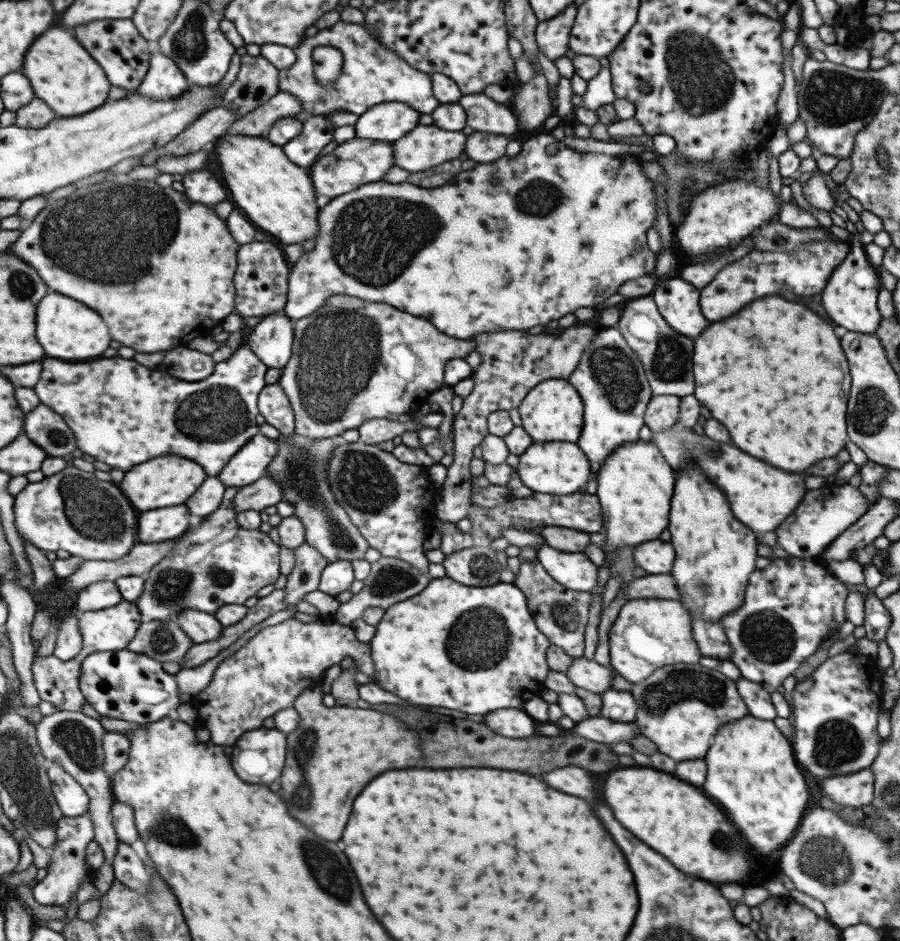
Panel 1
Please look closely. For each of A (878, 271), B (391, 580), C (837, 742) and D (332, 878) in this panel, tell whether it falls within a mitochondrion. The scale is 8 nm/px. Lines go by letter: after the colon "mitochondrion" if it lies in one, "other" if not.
A: other
B: mitochondrion
C: mitochondrion
D: mitochondrion

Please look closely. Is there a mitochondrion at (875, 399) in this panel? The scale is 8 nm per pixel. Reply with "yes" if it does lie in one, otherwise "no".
yes

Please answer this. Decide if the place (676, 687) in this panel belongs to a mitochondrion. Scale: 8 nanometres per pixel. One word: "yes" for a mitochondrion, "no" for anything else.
yes

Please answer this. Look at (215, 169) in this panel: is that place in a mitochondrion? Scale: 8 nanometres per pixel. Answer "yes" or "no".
no

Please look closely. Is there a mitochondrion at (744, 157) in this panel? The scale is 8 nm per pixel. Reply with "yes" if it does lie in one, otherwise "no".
no

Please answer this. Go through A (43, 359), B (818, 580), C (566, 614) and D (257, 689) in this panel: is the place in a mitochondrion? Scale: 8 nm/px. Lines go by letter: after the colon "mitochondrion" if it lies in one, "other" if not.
A: other
B: other
C: mitochondrion
D: other

